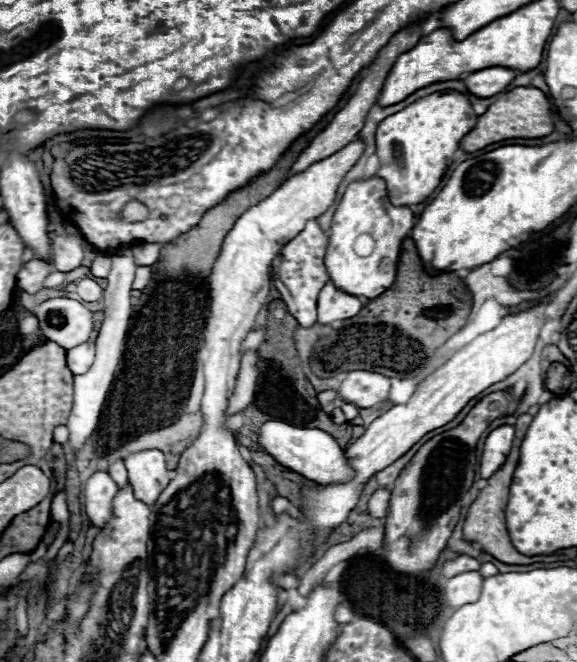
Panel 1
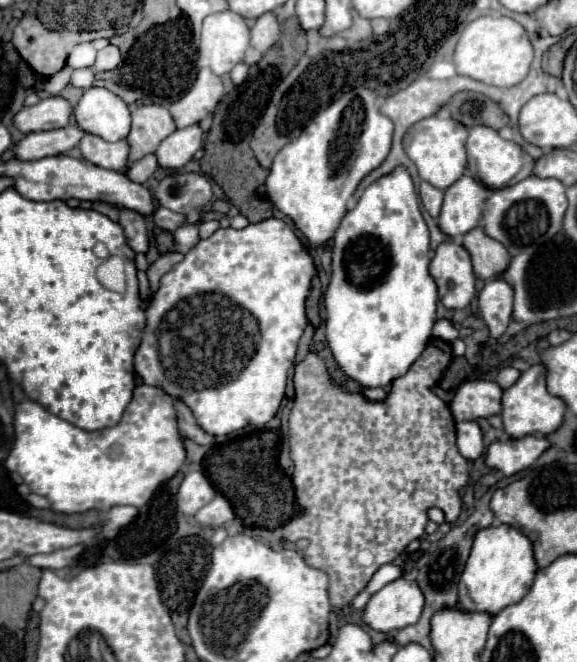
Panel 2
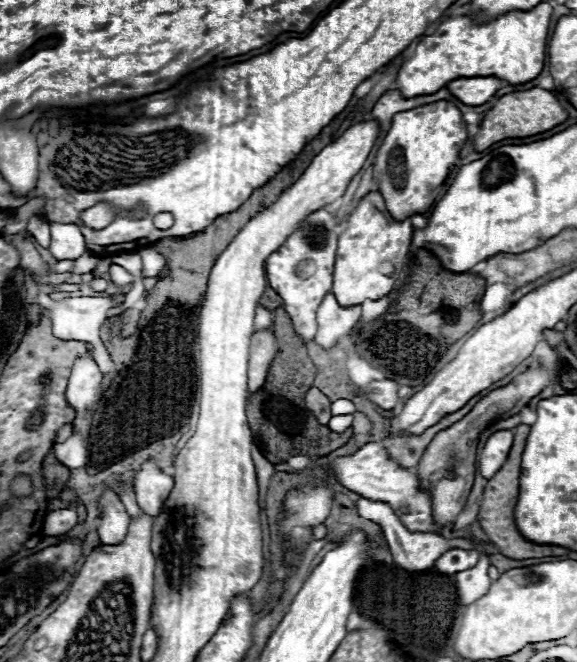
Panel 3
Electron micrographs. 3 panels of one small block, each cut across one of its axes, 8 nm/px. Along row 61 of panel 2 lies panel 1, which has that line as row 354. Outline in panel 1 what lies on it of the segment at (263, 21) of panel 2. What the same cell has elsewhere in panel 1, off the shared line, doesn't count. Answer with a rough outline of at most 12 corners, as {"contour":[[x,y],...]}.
{"contour":[[256,350],[244,352],[228,414],[236,414],[254,398],[258,380]]}

